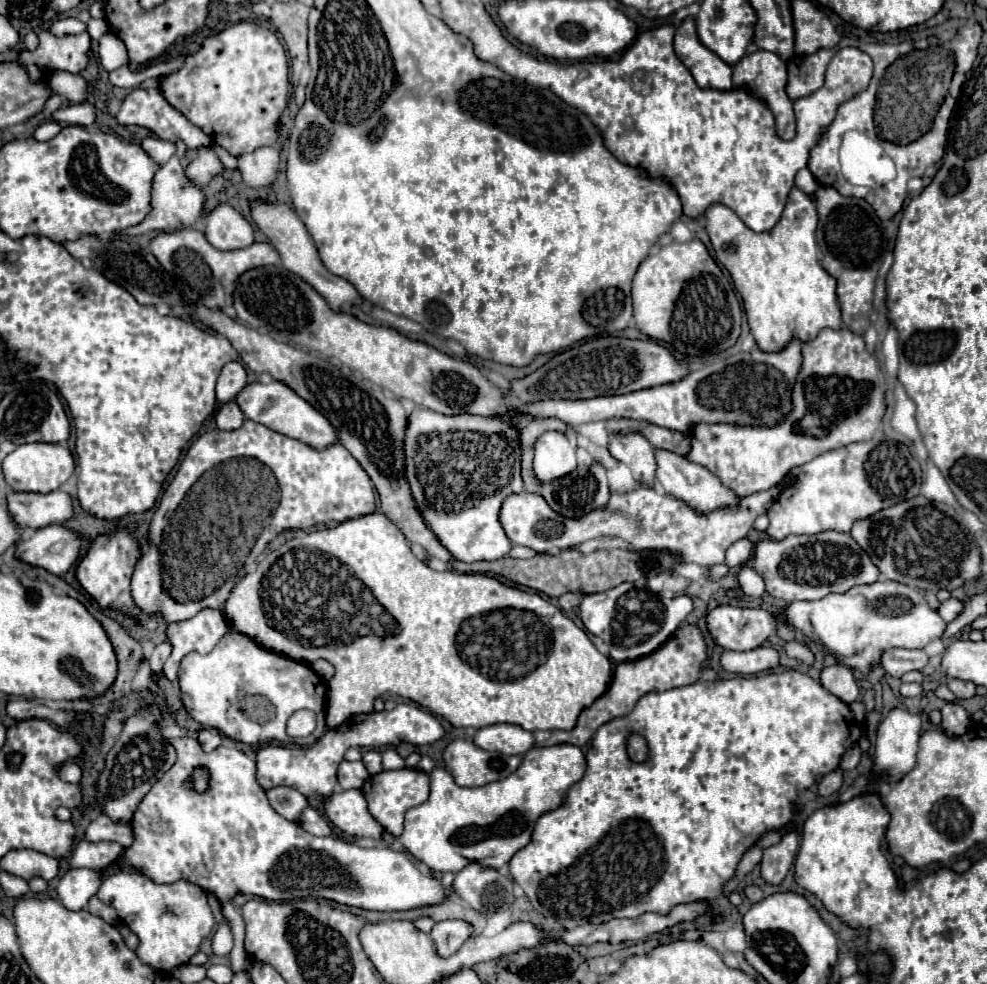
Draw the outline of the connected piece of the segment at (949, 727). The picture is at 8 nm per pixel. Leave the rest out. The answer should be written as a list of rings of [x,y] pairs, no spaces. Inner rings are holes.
[[[947,703],[947,705],[943,705],[941,715],[943,715],[941,729],[943,729],[947,735],[963,735],[963,733],[967,731],[967,727],[971,725],[969,713],[967,713],[961,705]]]

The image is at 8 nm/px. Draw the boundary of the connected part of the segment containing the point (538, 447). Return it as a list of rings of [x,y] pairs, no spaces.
[[[547,431],[535,443],[535,459],[533,469],[541,483],[551,483],[573,473],[575,463],[575,447],[571,439],[559,431]]]

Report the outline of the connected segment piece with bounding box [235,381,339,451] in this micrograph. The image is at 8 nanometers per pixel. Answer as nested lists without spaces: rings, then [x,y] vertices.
[[[259,381],[249,383],[235,397],[235,401],[237,401],[237,405],[241,407],[241,411],[247,419],[251,419],[255,423],[261,423],[261,425],[285,435],[285,437],[303,441],[303,443],[311,445],[313,449],[321,451],[321,449],[327,449],[327,447],[339,443],[339,435],[337,435],[335,425],[325,415],[321,415],[313,405],[309,405],[305,399],[301,399],[291,387],[287,387],[281,381],[271,381],[267,385],[259,383]]]

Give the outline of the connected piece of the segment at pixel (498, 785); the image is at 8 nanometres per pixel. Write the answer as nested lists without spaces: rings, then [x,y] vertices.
[[[561,743],[553,747],[533,747],[525,753],[521,767],[503,781],[487,783],[483,787],[459,787],[447,769],[431,771],[431,795],[425,803],[413,807],[405,815],[405,831],[399,837],[403,847],[419,861],[423,861],[431,871],[451,871],[459,873],[469,863],[479,863],[483,867],[499,869],[503,867],[515,851],[525,847],[531,839],[533,825],[541,813],[557,809],[571,785],[575,785],[585,775],[587,763],[583,751],[575,745]]]

